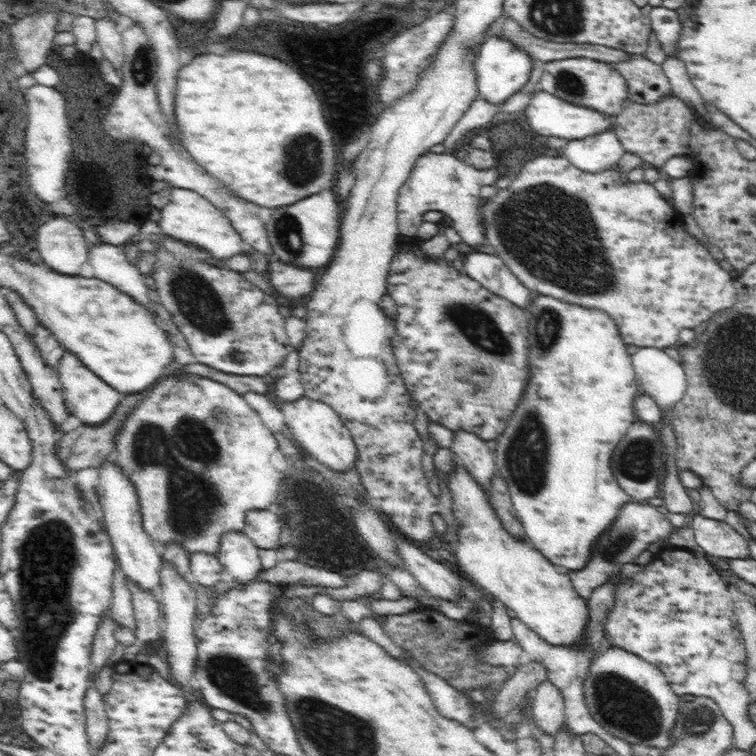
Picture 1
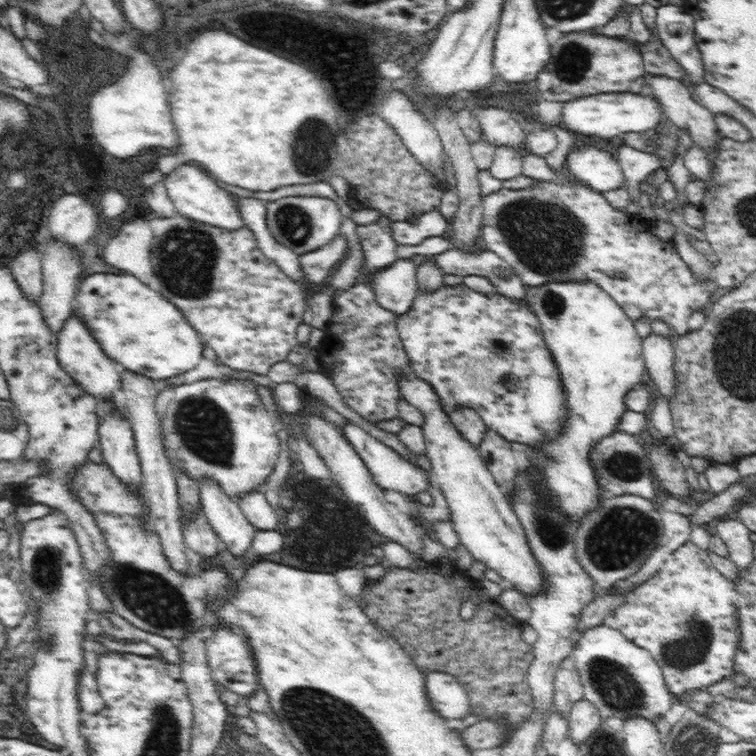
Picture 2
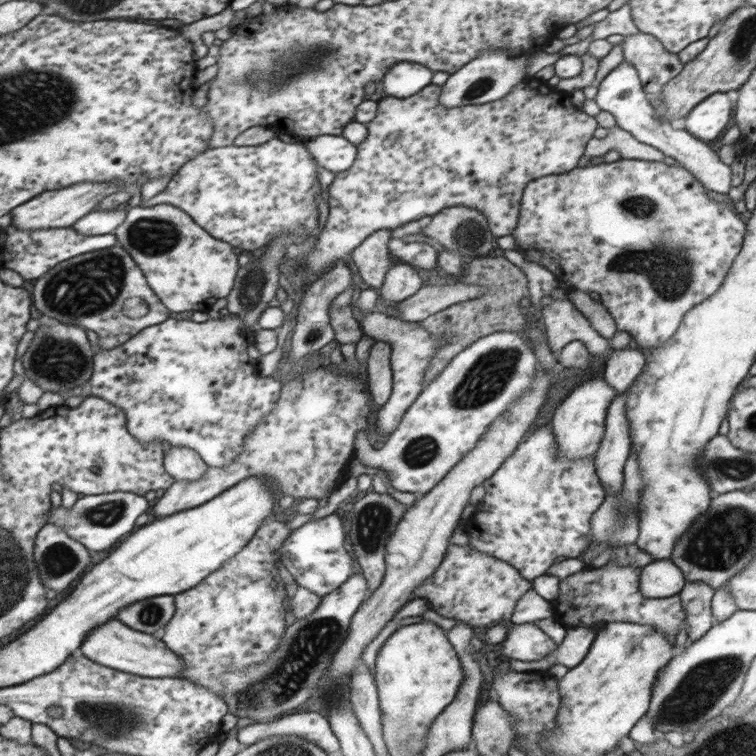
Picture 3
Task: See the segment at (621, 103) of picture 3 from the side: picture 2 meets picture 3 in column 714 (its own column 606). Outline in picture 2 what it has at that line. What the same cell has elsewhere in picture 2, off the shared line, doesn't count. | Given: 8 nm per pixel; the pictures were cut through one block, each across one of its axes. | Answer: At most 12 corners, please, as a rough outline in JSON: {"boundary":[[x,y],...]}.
{"boundary":[[584,145],[565,163],[600,193],[626,187],[610,151]]}

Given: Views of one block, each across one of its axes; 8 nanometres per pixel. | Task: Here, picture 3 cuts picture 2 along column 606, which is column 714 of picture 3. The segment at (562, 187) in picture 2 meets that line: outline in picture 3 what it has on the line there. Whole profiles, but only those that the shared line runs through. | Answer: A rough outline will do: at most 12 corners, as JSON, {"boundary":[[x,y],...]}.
{"boundary":[[688,169],[528,182],[511,235],[654,349],[720,289],[746,219]]}

